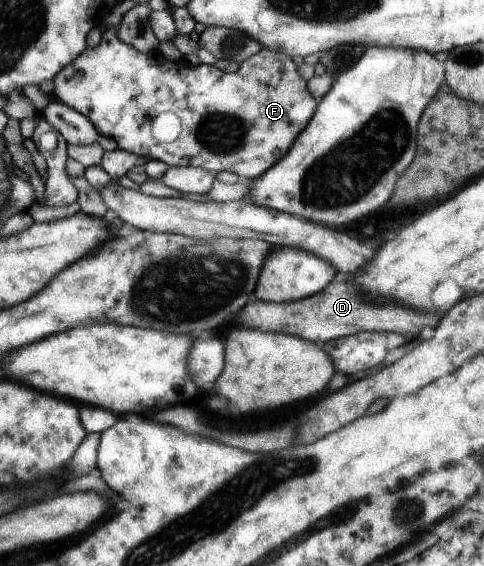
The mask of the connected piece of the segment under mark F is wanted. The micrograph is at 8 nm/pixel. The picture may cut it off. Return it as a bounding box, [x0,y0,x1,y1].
[52,26,318,180]

